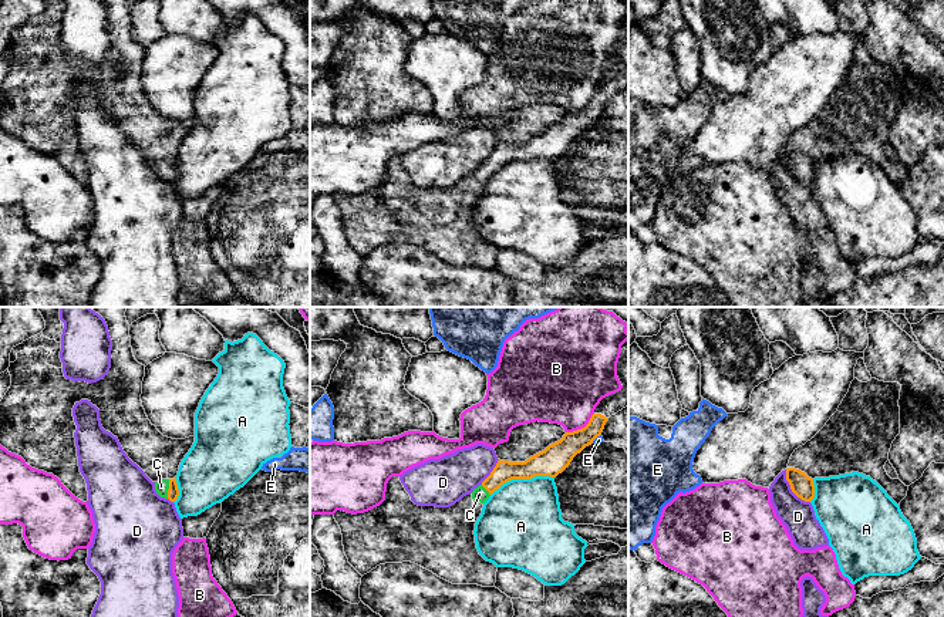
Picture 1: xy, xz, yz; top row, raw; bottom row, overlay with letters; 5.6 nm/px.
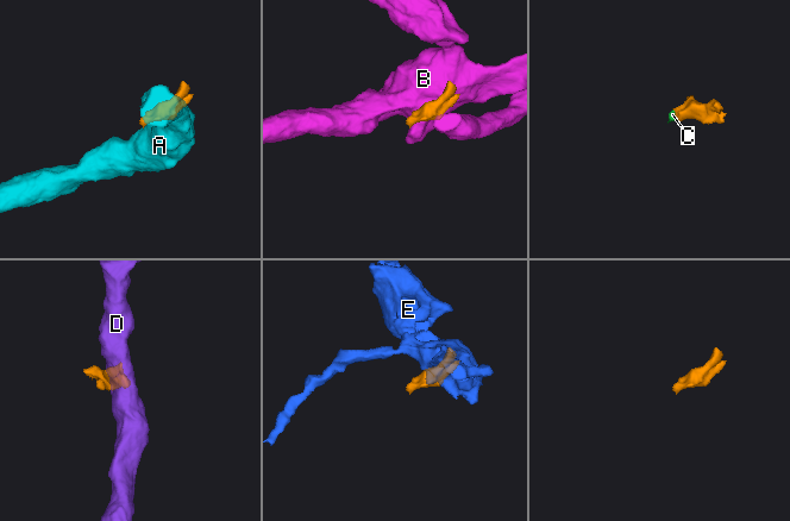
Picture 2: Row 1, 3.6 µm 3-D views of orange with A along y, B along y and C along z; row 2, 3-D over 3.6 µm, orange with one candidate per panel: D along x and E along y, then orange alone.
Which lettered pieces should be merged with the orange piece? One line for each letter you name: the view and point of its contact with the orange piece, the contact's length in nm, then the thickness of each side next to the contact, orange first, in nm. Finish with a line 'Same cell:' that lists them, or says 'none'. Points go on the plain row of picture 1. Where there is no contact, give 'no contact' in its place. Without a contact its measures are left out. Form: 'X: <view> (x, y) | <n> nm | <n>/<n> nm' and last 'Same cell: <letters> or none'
C: xy (168, 171) | 110 nm | 60/80 nm
Same cell: C

